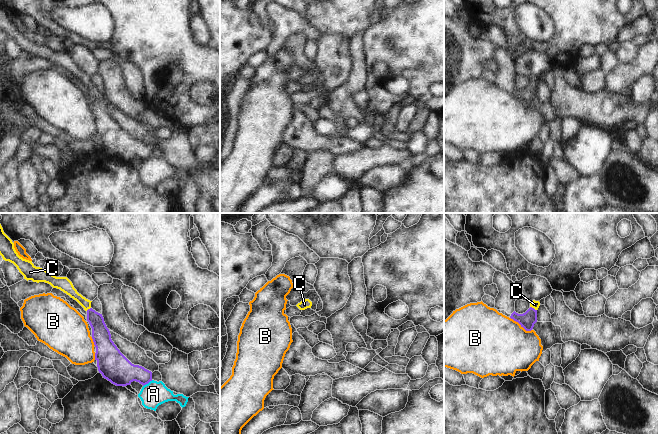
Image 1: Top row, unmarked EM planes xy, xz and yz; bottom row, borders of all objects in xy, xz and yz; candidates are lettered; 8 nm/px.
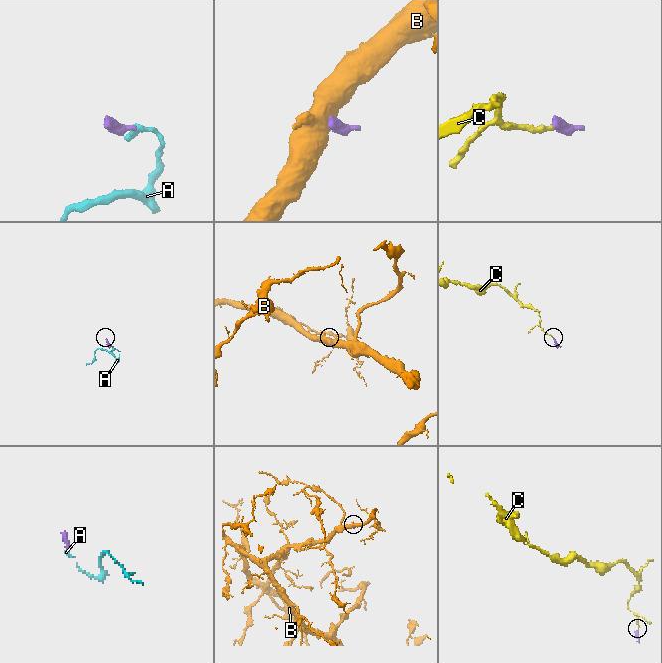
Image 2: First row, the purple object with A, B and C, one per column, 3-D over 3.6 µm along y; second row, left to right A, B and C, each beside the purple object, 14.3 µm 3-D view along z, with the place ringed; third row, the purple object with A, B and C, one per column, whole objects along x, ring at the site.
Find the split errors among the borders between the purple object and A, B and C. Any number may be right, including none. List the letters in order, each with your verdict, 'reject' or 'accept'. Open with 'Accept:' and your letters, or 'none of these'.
Accept: C
A: reject
B: reject
C: accept

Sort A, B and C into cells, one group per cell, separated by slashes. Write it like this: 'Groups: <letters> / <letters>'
Groups: A / B / C.

